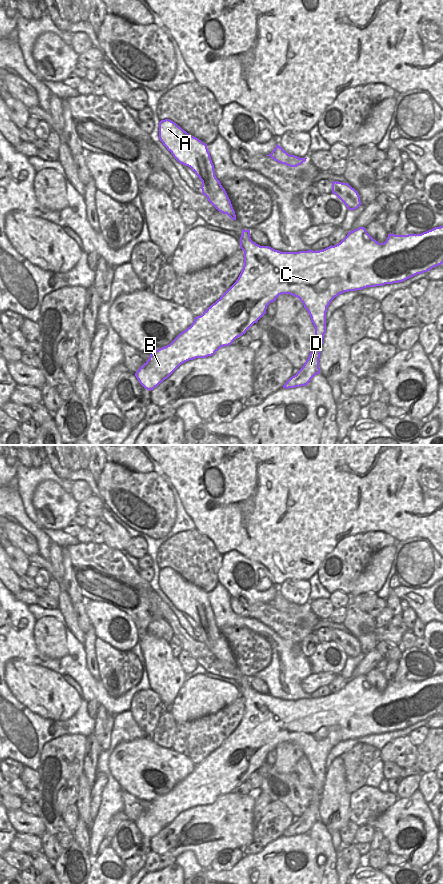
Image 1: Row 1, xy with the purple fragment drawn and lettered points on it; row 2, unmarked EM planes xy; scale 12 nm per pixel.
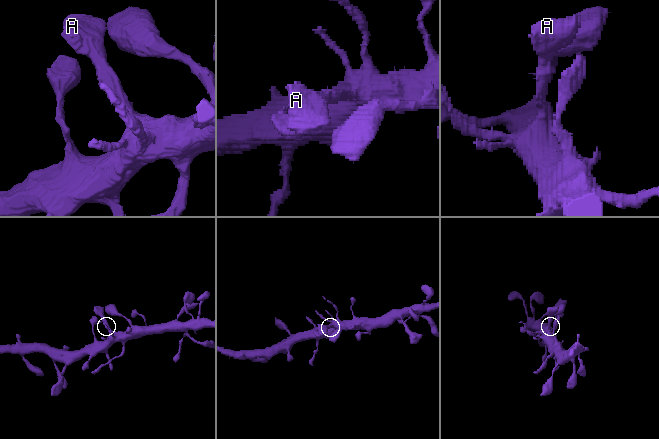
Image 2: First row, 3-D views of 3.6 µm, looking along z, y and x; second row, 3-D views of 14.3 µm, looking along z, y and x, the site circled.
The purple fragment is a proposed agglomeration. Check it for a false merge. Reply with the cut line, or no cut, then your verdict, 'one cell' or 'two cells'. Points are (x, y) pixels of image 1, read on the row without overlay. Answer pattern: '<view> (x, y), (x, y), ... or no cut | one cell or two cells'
xy (315, 779), (323, 783) | two cells

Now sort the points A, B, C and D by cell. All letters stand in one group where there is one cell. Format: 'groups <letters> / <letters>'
groups A B C / D

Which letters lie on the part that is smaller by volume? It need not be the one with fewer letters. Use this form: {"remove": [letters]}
{"remove": ["D"]}

